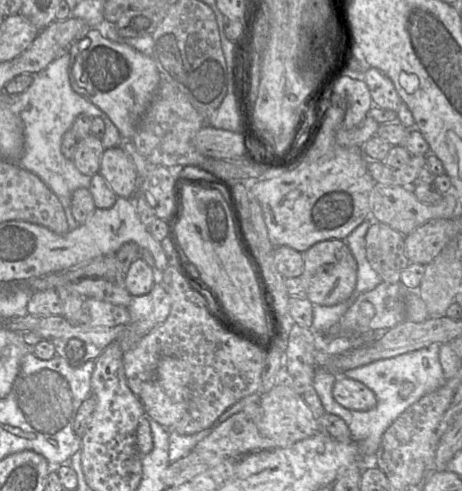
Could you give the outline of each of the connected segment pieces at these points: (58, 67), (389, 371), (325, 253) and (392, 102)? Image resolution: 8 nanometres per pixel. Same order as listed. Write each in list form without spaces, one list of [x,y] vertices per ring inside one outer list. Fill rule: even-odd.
[[[66,51],[45,69],[33,74],[30,86],[24,92],[13,96],[10,108],[21,118],[24,127],[23,153],[18,164],[38,176],[57,196],[64,209],[69,229],[73,230],[79,224],[71,211],[72,194],[78,188],[89,188],[92,176],[81,173],[74,165],[73,160],[63,155],[61,152],[63,135],[71,129],[79,114],[86,114],[90,117],[98,116],[103,119],[105,132],[101,141],[105,149],[121,145],[124,139],[106,113],[72,89],[69,81],[69,63],[70,54]]]
[[[432,343],[418,350],[393,358],[377,360],[343,373],[334,374],[322,367],[316,369],[313,387],[321,400],[325,412],[344,420],[351,432],[352,440],[359,446],[361,458],[367,459],[375,455],[383,434],[395,419],[421,397],[435,391],[444,384],[446,378],[439,362],[439,348],[439,343]],[[341,376],[357,380],[371,389],[377,399],[376,406],[368,411],[354,411],[337,403],[333,398],[332,388],[335,381]],[[407,381],[414,384],[414,390],[407,398],[403,399],[399,396],[399,389]]]
[[[345,240],[320,241],[303,253],[301,275],[306,285],[307,299],[313,305],[332,306],[348,299],[357,282],[357,262]]]
[[[370,67],[363,73],[363,80],[368,86],[373,105],[397,111],[401,99],[393,82],[380,70]]]

